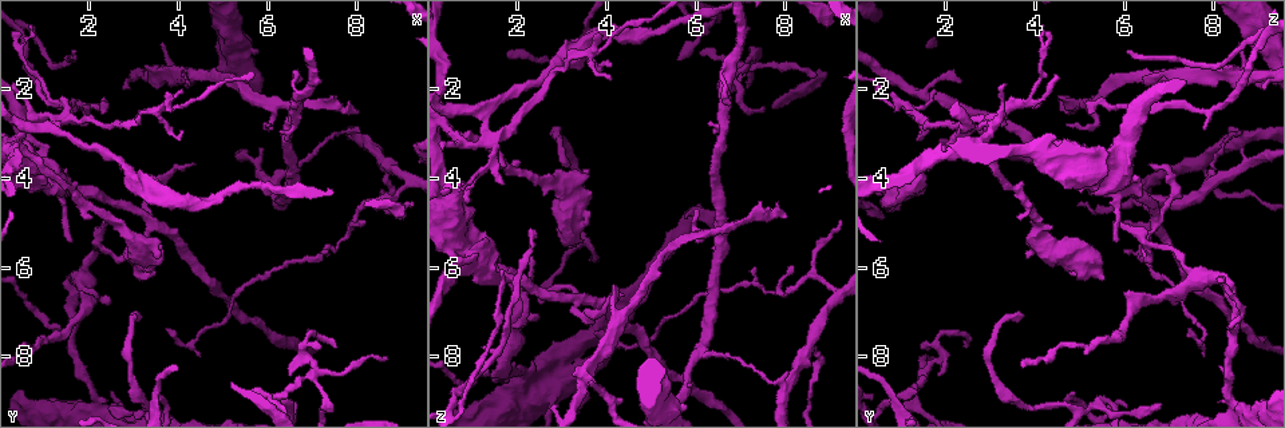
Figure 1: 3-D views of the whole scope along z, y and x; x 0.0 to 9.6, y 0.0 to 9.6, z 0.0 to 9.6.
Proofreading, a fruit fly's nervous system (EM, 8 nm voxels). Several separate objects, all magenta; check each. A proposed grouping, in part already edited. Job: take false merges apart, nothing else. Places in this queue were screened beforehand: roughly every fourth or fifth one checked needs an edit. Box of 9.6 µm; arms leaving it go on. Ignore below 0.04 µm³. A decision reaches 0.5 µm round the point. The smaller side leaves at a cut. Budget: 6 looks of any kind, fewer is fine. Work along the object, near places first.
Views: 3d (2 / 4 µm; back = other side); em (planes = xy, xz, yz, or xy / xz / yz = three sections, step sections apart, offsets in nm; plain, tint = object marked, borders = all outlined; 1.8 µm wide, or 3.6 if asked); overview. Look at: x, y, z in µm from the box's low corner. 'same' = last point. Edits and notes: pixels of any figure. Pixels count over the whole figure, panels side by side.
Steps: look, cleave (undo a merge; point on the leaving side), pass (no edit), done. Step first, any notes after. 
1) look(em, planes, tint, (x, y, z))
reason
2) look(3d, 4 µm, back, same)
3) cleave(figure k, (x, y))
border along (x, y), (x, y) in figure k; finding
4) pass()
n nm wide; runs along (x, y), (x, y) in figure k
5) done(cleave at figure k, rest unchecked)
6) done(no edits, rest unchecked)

look(em, xy, step 4, tint, (1.15, 2.60, 3.25))
abrupt turn

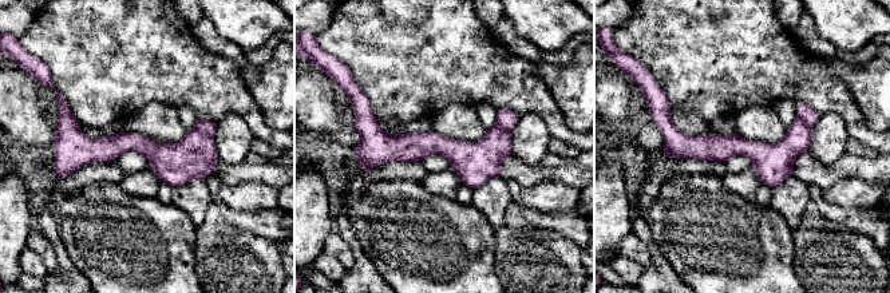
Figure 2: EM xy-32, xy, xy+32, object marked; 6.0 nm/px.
look(em, planes, tint, same)

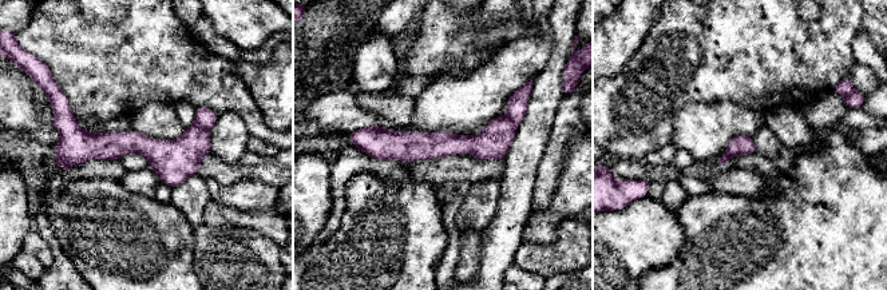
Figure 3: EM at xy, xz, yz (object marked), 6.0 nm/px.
cleave(figure 3, (206, 118))
border along (195, 120), (209, 130) in figure 3; two neurons meet here

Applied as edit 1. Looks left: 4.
look(overview)

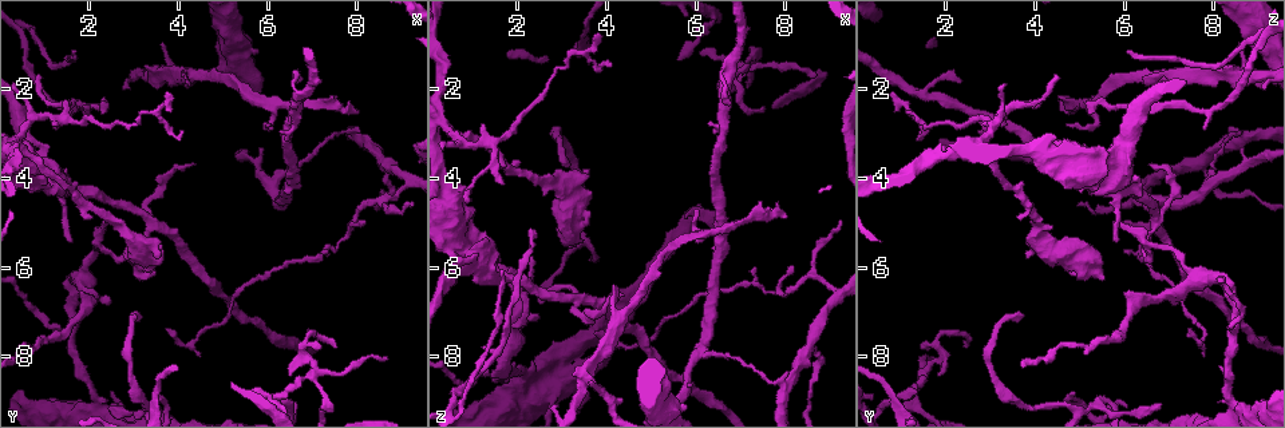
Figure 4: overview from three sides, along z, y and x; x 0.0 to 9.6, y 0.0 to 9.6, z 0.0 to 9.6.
look(3d, 2 µm, back, (3.60, 1.65, 8.45))
narrows sharply

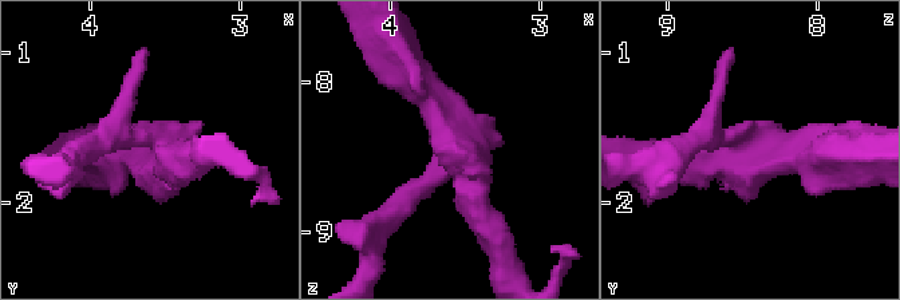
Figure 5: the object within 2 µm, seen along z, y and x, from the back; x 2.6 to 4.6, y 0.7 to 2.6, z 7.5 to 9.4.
look(em, planes, tint, (3.52, 1.64, 8.48))

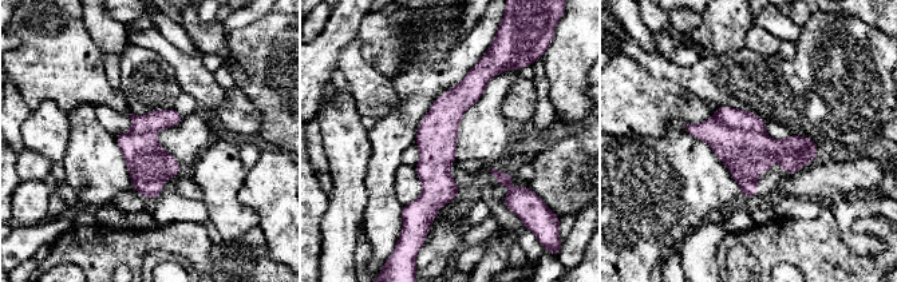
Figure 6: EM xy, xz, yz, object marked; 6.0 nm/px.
cleave(figure 6, (745, 153))
240 nm wide; border along (711, 118), (722, 126), (765, 132) in figure 6; two neurons meet here

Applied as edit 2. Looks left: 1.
done(cleave at figure 3, cleave at figure 6, rest unchecked)

